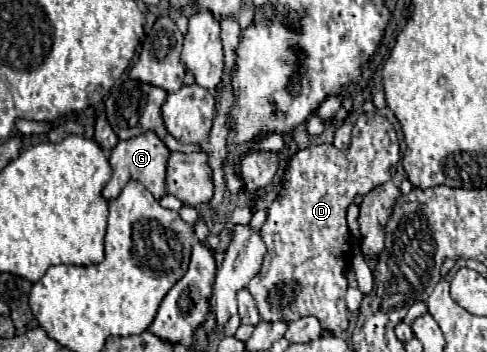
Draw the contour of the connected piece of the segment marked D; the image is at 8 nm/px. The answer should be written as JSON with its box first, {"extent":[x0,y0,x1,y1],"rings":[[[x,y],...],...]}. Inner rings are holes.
{"extent":[248,114,400,334],"rings":[[[362,114],[352,130],[352,144],[348,150],[338,150],[334,144],[310,146],[294,154],[286,162],[282,192],[268,206],[268,216],[260,228],[260,236],[266,244],[266,256],[260,272],[250,280],[248,290],[258,304],[260,318],[266,322],[294,322],[302,316],[316,316],[324,330],[340,334],[348,328],[348,308],[344,304],[346,294],[346,266],[348,266],[348,226],[346,210],[354,202],[356,194],[368,194],[374,186],[380,186],[396,174],[400,160],[398,136],[394,126],[380,114]]]}

